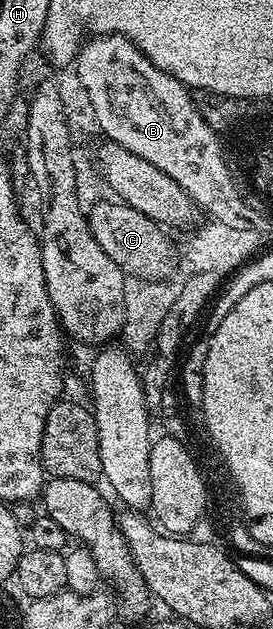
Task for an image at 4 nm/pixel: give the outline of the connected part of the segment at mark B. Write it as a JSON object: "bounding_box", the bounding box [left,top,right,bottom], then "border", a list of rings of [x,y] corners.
{"bounding_box":[76,34,250,227],"border":[[[99,34],[83,41],[78,51],[76,66],[78,65],[78,82],[90,101],[90,110],[103,130],[105,137],[111,142],[120,144],[128,152],[140,156],[140,160],[148,160],[148,164],[156,164],[160,172],[172,176],[184,192],[194,201],[199,211],[207,210],[209,217],[225,219],[234,227],[239,227],[244,216],[244,209],[250,204],[245,197],[238,195],[239,183],[235,179],[227,178],[226,167],[220,153],[219,131],[206,123],[204,115],[198,111],[193,102],[191,91],[180,80],[176,80],[168,72],[156,68],[140,48],[123,34]]]}

